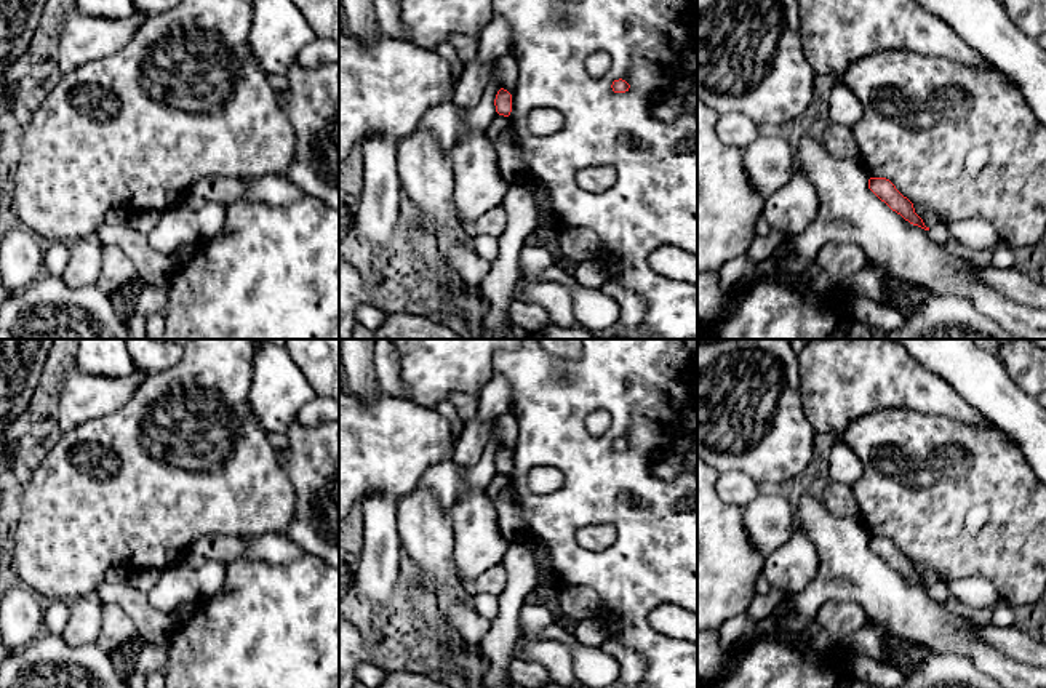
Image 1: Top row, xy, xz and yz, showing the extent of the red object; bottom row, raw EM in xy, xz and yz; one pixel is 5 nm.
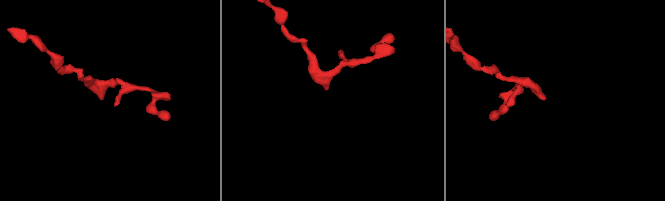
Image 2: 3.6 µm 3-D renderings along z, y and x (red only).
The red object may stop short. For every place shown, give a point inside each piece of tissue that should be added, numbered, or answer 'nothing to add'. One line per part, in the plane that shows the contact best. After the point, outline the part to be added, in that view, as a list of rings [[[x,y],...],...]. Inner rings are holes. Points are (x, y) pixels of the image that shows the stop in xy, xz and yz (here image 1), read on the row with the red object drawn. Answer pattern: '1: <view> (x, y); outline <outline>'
1: yz (939, 234); outline [[[945,224],[929,227],[926,230],[926,235],[929,237],[929,240],[932,240],[934,243],[940,246],[945,246],[945,248],[953,246],[952,232],[948,230]]]

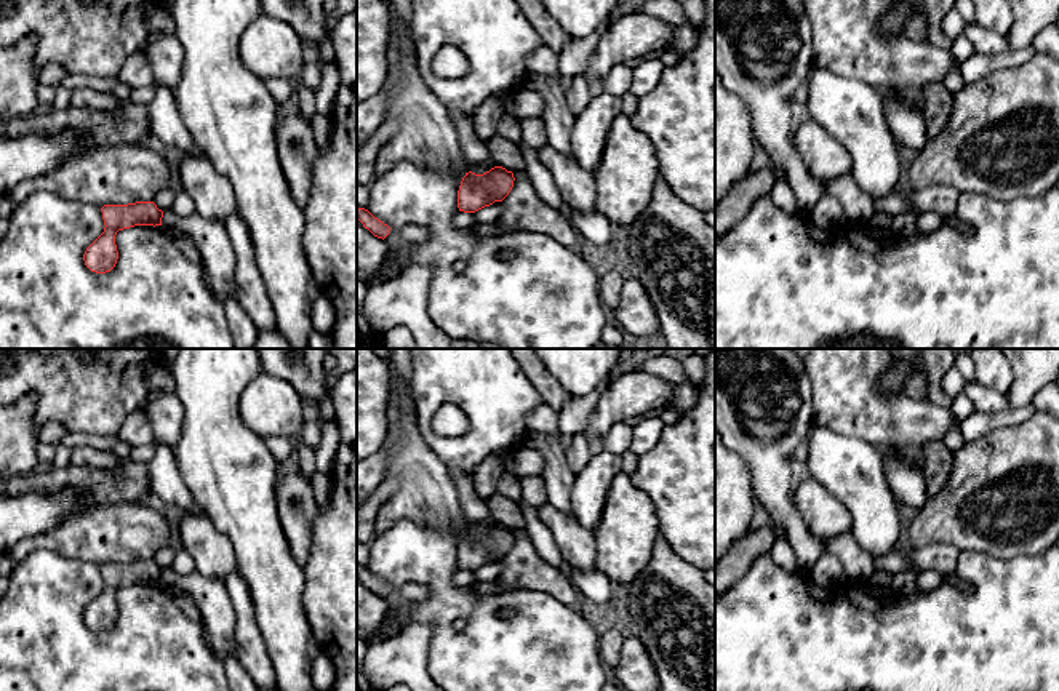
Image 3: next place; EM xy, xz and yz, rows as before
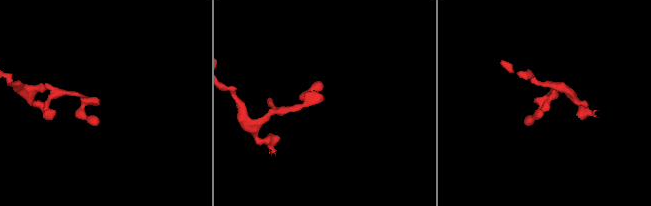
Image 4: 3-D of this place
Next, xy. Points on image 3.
nothing to add

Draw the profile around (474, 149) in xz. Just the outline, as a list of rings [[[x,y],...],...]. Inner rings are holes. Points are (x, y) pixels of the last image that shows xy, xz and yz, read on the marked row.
[[[451,112],[450,117],[453,118],[456,130],[458,130],[458,139],[459,146],[462,149],[464,158],[470,165],[480,165],[485,162],[490,162],[490,152],[474,130],[474,120],[472,117],[462,115],[459,112]]]

